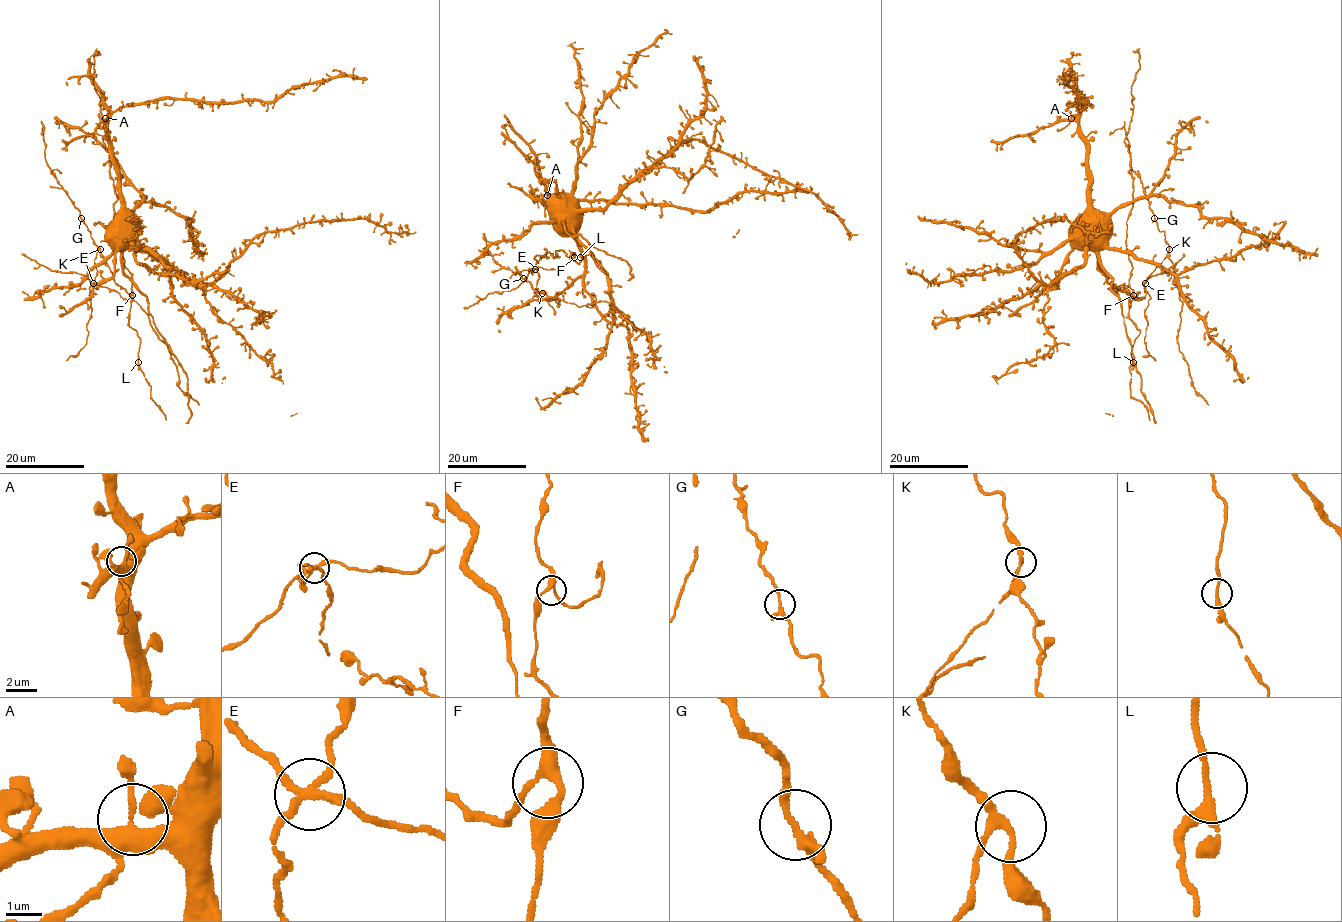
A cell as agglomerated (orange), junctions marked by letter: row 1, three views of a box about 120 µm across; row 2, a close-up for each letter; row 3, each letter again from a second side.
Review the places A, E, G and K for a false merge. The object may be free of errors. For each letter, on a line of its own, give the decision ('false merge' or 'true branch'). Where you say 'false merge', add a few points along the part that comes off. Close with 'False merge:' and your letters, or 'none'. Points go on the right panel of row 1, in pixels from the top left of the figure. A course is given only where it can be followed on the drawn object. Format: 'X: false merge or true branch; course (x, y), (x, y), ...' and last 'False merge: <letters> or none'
A: true branch
E: true branch
G: true branch
K: true branch
False merge: none

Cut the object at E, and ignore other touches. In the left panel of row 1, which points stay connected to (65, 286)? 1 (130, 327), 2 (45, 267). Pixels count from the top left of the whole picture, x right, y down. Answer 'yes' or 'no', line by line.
1: no
2: no

